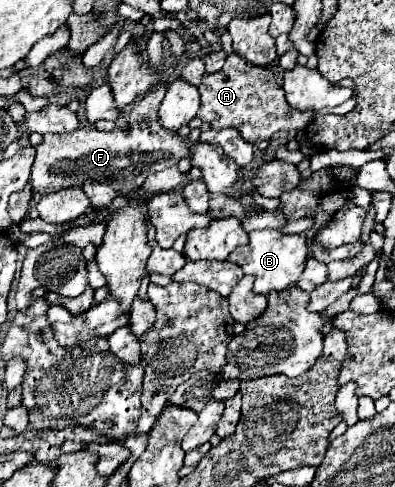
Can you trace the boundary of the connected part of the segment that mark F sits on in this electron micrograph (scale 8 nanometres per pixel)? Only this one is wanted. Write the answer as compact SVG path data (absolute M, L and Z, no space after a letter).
M162 78L152 90L148 90L148 94L140 102L136 102L132 106L128 122L132 124L134 134L126 134L124 130L112 130L112 132L96 130L94 132L92 128L80 128L70 134L44 134L42 144L36 146L36 160L34 160L32 176L30 176L32 194L56 192L60 188L76 188L76 186L82 186L84 182L102 182L102 184L108 184L110 188L114 188L118 194L128 196L140 188L140 184L148 178L148 174L156 174L164 168L176 166L180 158L188 158L190 150L188 150L186 142L182 142L178 134L163 128L159 122L158 109L164 94L166 94L166 88L168 88L168 82L166 82L166 78Z

